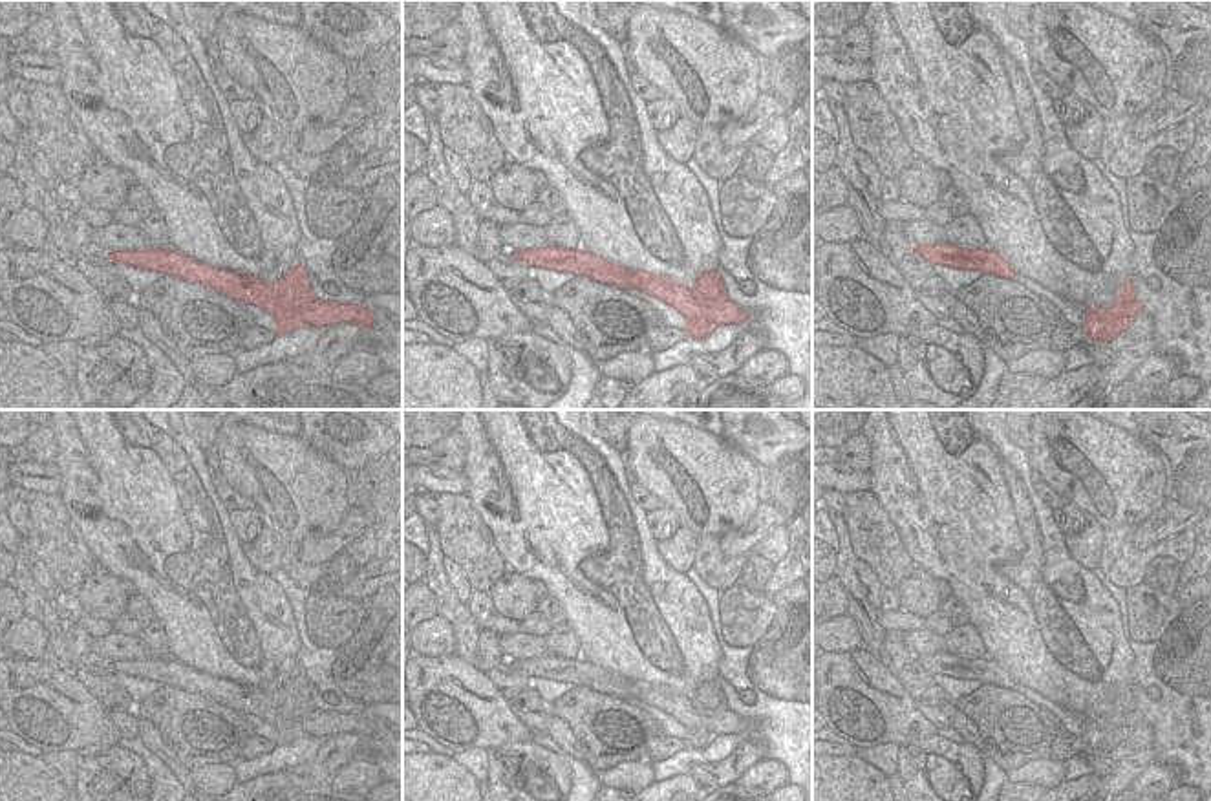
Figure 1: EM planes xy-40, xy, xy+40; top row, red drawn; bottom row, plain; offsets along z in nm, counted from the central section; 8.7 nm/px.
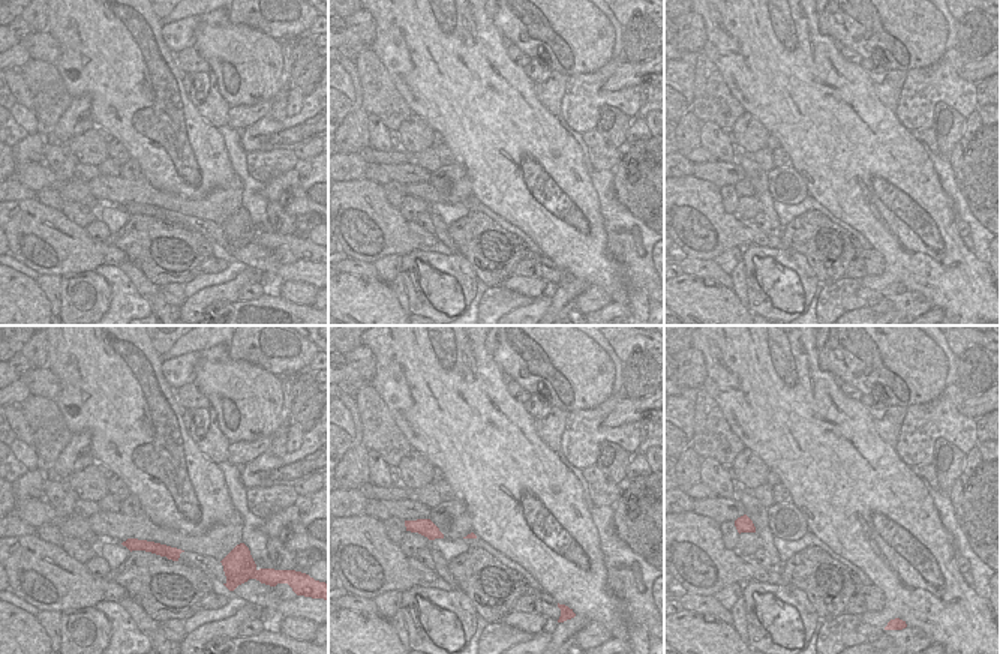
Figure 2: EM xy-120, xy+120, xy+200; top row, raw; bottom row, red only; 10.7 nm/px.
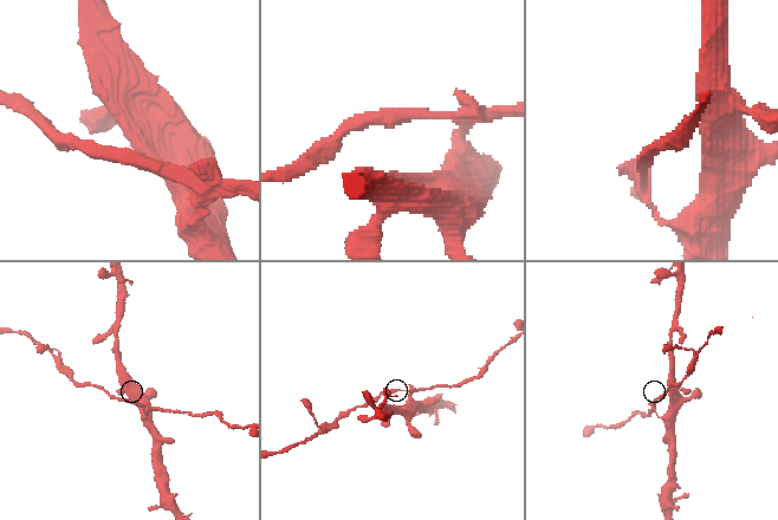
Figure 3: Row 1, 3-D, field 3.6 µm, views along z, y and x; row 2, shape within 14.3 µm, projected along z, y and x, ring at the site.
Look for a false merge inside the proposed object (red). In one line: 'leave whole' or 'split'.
split

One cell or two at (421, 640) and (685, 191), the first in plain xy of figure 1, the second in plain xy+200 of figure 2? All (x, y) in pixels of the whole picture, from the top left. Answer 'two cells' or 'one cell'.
two cells

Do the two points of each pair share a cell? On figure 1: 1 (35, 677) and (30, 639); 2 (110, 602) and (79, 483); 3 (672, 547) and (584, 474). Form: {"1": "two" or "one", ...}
{"1": "two", "2": "two", "3": "two"}

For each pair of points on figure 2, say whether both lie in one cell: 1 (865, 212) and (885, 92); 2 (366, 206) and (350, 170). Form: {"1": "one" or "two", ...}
{"1": "two", "2": "two"}

